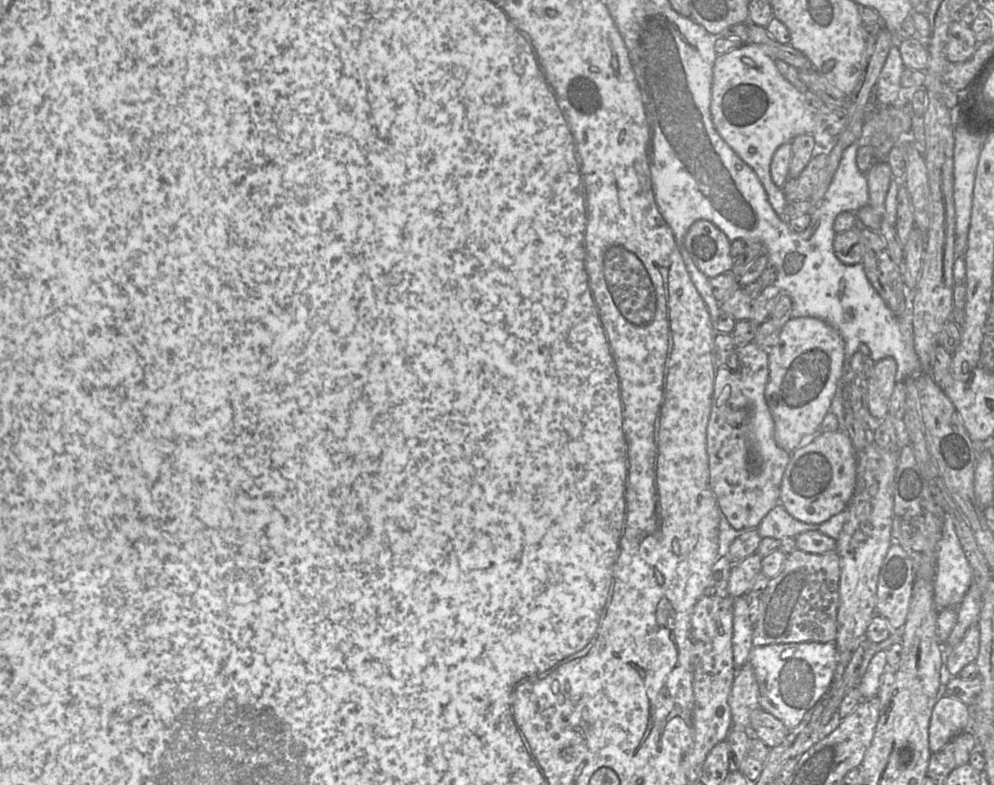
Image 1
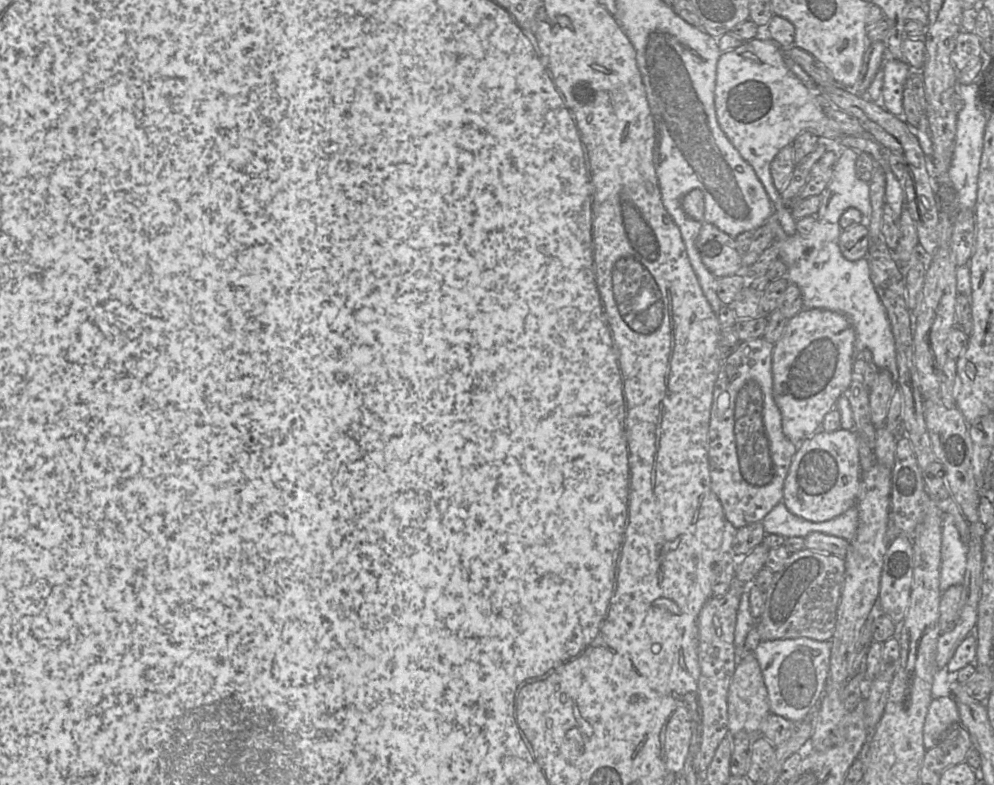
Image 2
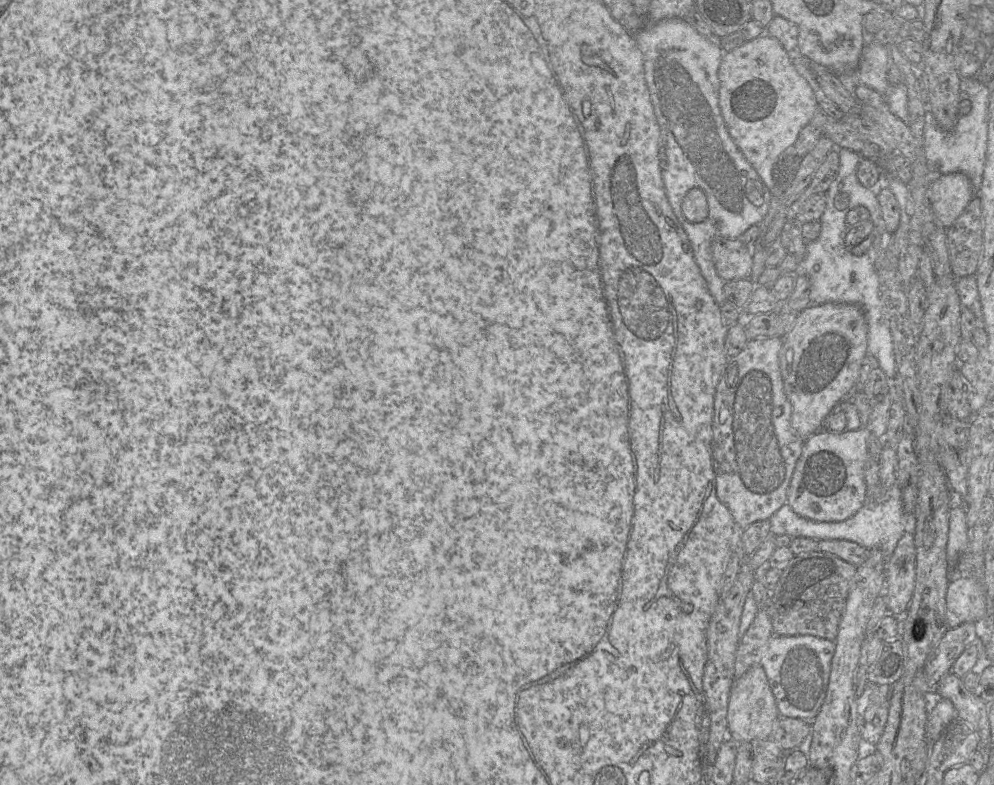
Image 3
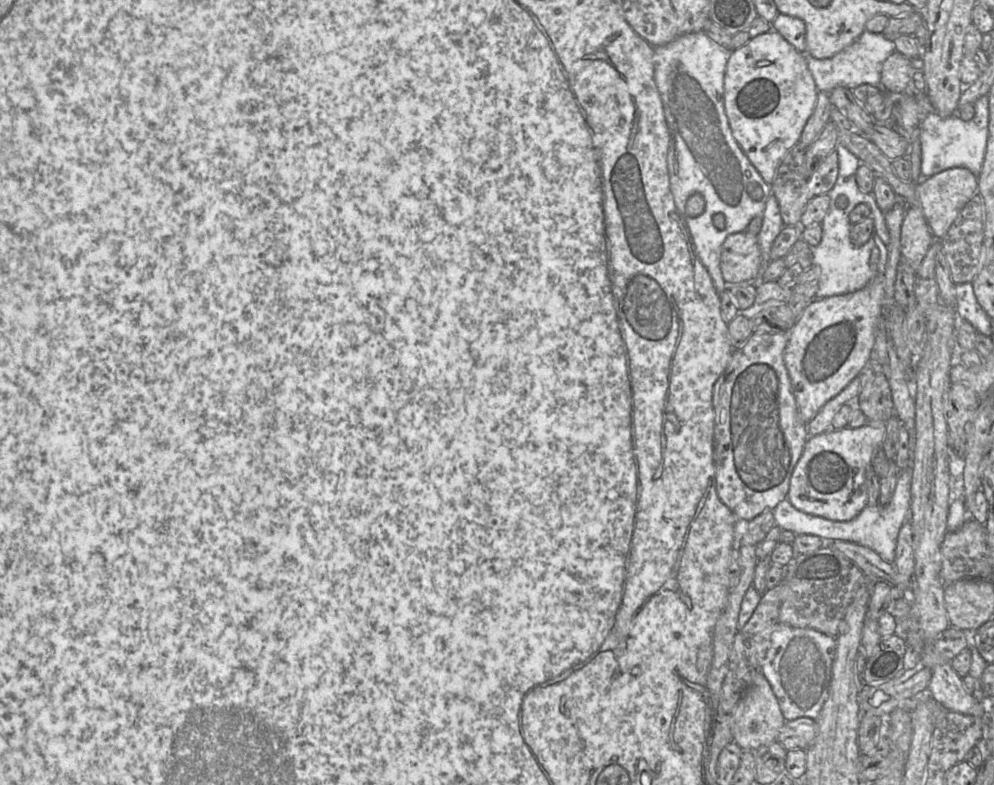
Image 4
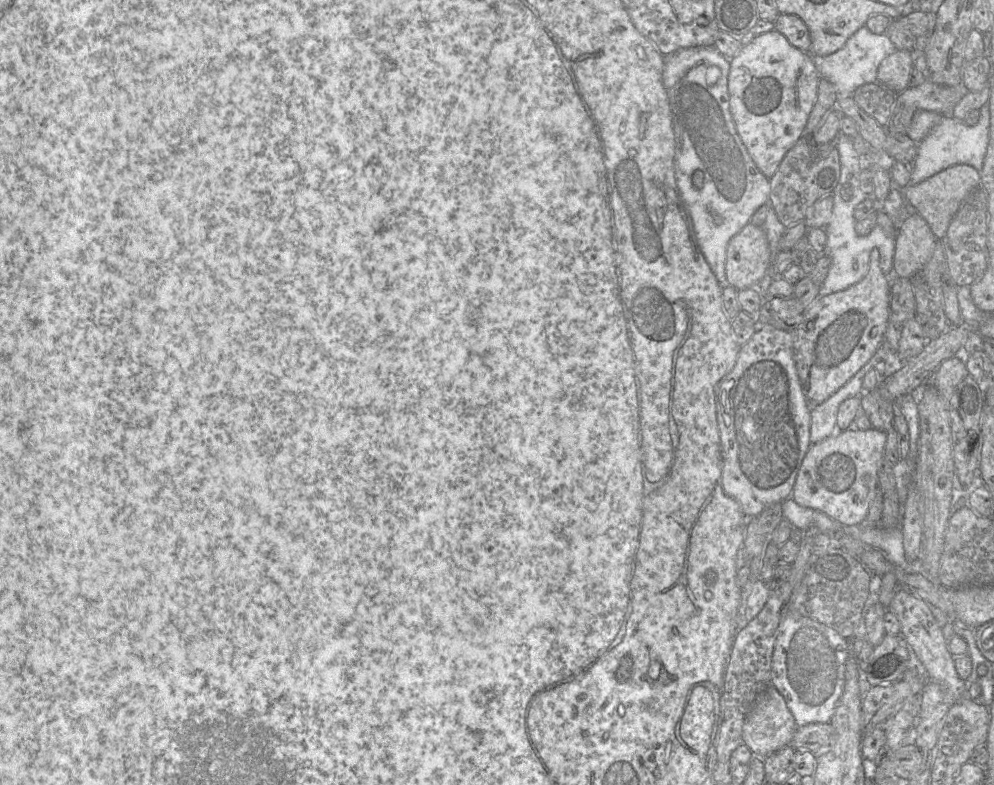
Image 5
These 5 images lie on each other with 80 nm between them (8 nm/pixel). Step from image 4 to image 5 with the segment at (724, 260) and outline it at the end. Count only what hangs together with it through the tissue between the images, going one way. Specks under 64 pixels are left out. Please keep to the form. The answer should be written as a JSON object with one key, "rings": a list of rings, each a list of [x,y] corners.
{"rings":[[[748,223],[728,243],[727,284],[736,290],[757,286],[771,265],[771,251],[762,227]]]}

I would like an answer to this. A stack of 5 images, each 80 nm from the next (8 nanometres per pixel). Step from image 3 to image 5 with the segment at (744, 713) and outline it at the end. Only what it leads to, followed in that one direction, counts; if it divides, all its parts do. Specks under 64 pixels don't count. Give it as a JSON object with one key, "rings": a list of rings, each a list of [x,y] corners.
{"rings":[[[769,686],[755,701],[743,726],[743,743],[763,760],[778,750],[791,746],[798,726],[783,696],[774,686]]]}

